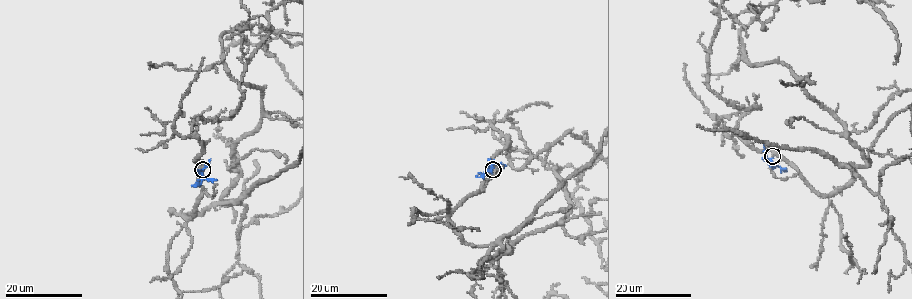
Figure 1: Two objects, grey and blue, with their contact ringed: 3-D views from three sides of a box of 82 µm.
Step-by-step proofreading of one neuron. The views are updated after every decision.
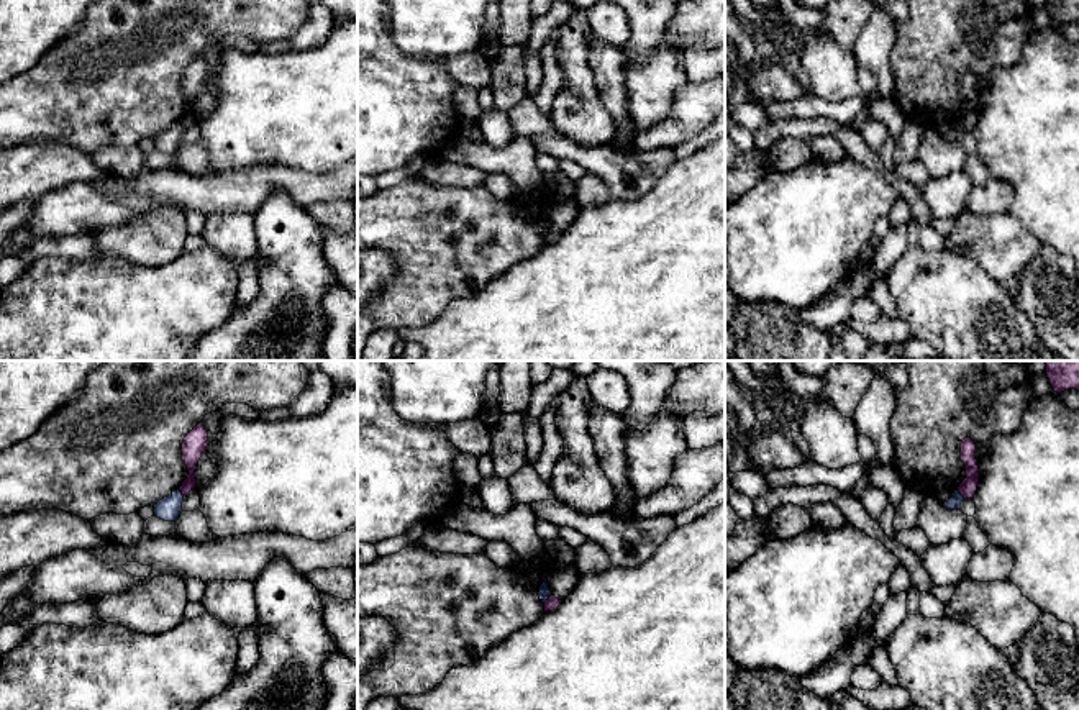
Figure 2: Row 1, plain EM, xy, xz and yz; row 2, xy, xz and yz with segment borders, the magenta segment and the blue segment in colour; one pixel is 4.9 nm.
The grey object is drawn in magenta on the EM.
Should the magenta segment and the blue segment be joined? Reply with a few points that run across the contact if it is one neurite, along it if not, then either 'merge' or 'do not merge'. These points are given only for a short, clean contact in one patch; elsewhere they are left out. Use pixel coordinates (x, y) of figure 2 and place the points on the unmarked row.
xz (550, 227), (543, 235) | do not merge

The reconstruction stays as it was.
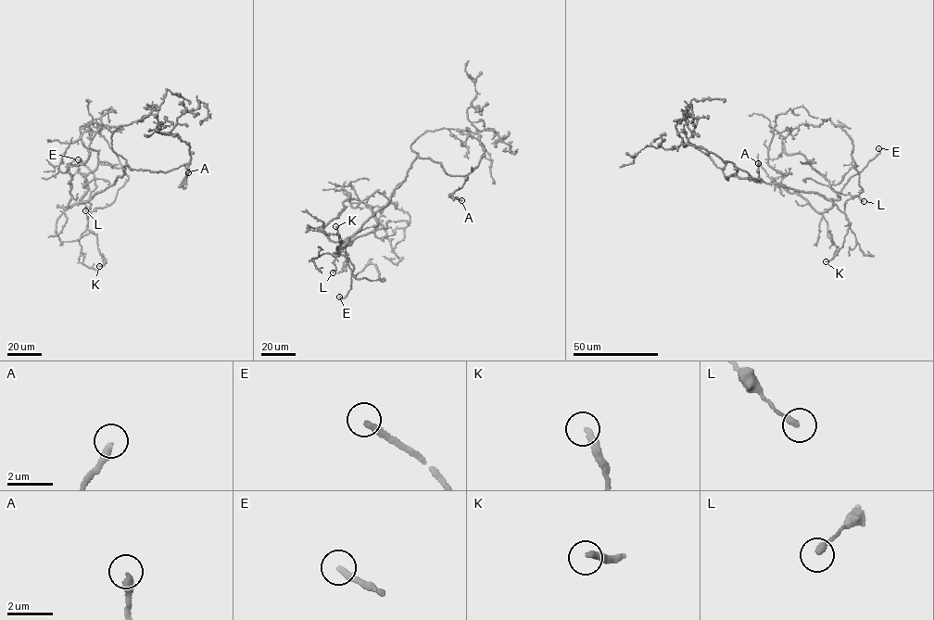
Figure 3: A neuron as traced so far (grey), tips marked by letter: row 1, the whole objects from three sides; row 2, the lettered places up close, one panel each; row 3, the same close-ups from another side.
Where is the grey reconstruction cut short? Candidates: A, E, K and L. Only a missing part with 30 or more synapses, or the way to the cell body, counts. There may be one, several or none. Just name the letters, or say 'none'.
A

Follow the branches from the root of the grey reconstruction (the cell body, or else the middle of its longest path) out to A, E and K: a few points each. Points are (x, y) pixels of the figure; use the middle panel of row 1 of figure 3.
A: (377, 211), (405, 180), (417, 157), (439, 162), (451, 175), (466, 175), (462, 186), (450, 196), (461, 200)
E: (377, 211), (338, 248), (347, 253), (354, 268), (350, 289), (345, 297), (339, 297)
K: (377, 211), (346, 240), (347, 244), (332, 254), (335, 257), (338, 254), (336, 246), (341, 240), (335, 226)

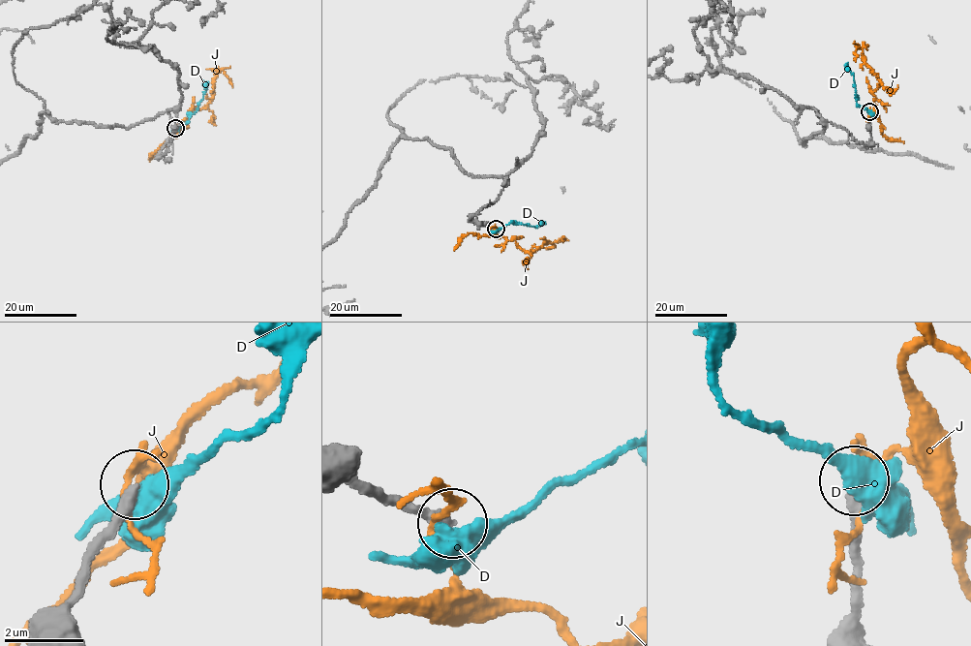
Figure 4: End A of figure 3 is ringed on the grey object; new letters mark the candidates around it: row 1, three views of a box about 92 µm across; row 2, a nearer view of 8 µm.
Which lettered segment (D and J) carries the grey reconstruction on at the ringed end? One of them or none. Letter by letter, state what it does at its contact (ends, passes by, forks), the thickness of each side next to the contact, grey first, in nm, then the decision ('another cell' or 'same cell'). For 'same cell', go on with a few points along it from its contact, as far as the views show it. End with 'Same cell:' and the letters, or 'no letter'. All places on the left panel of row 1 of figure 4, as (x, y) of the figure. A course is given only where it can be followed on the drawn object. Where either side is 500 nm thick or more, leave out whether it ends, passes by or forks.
D: 340 nm thick on the grey side, 600 nm on the other; another cell
J: it passes by; 380 nm thick on the grey side, 130 nm on the other; another cell
Same cell: no letter

